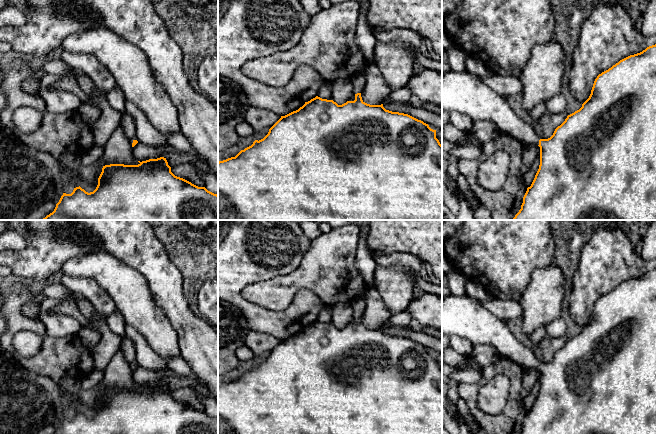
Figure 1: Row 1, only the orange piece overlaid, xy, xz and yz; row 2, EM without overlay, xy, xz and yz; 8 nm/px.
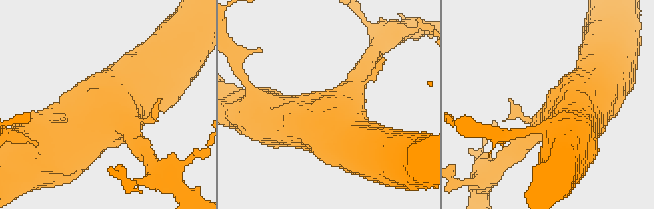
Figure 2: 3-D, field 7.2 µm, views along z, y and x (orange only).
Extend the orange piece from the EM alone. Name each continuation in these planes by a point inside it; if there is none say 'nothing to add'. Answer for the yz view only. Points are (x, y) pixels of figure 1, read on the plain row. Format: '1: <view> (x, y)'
1: yz (464, 316)

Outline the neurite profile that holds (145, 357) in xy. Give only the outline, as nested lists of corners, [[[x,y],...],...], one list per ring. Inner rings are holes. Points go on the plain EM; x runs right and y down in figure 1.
[[[126,324],[125,336],[134,343],[135,361],[138,366],[151,371],[168,368],[166,360],[152,350],[145,338],[135,328]]]

